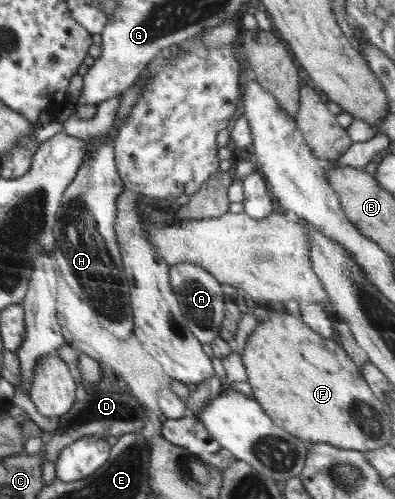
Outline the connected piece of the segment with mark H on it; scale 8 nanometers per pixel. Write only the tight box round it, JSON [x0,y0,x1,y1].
[53,95,134,338]

